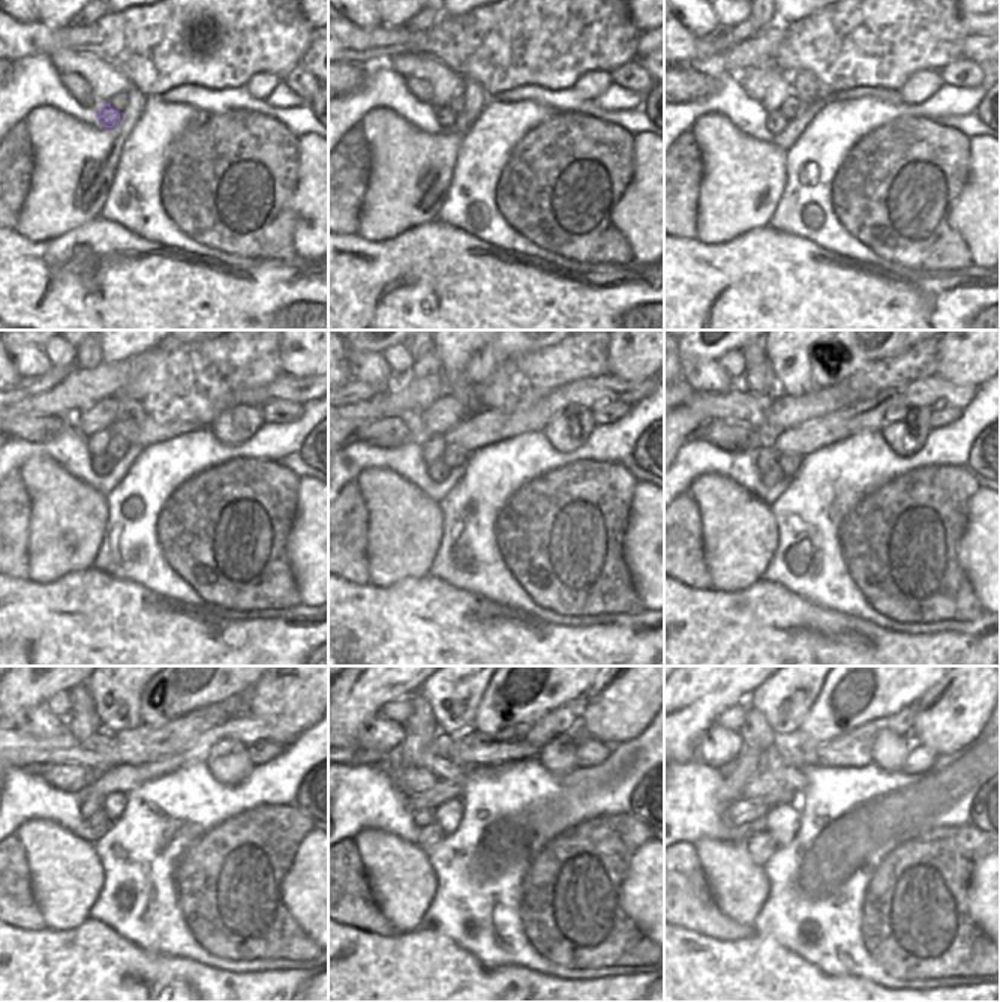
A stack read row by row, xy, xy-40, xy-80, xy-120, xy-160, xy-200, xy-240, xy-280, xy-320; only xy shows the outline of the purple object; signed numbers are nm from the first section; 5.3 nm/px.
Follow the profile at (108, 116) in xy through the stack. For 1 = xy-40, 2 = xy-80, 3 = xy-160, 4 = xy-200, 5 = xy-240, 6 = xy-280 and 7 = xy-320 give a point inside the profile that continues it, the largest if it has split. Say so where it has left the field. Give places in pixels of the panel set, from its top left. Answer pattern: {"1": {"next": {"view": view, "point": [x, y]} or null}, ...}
{"1": {"next": {"view": "xy-40", "point": [446, 117]}}, "2": {"next": {"view": "xy-80", "point": [777, 122]}}, "3": {"next": {"view": "xy-160", "point": [438, 471]}}, "4": {"next": {"view": "xy-200", "point": [774, 474]}}, "5": {"next": {"view": "xy-240", "point": [99, 824]}}, "6": {"next": {"view": "xy-280", "point": [429, 836]}}, "7": {"next": {"view": "xy-320", "point": [760, 845]}}}

